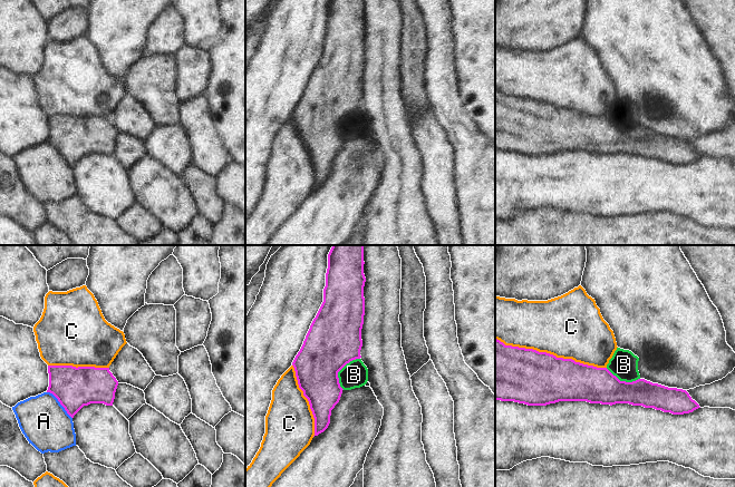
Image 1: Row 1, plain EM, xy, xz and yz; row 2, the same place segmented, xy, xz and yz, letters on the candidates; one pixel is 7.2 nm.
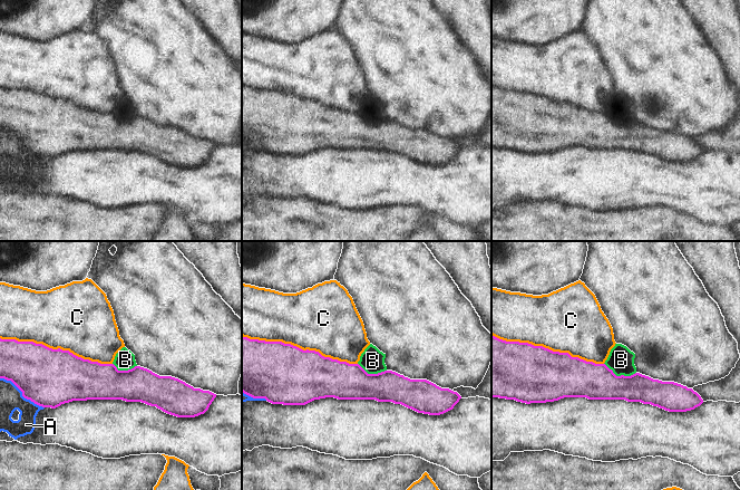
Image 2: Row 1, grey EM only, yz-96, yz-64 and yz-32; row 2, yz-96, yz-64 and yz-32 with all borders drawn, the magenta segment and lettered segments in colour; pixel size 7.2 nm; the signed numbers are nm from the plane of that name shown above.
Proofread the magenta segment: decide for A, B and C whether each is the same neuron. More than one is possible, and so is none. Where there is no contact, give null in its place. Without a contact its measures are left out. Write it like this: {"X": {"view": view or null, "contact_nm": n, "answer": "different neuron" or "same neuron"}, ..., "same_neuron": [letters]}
{"A": {"view": "xy", "contact_nm": 260, "answer": "different neuron"}, "B": {"view": "xz", "contact_nm": 260, "answer": "same neuron"}, "C": {"view": "yz", "contact_nm": 850, "answer": "different neuron"}, "same_neuron": ["B"]}

